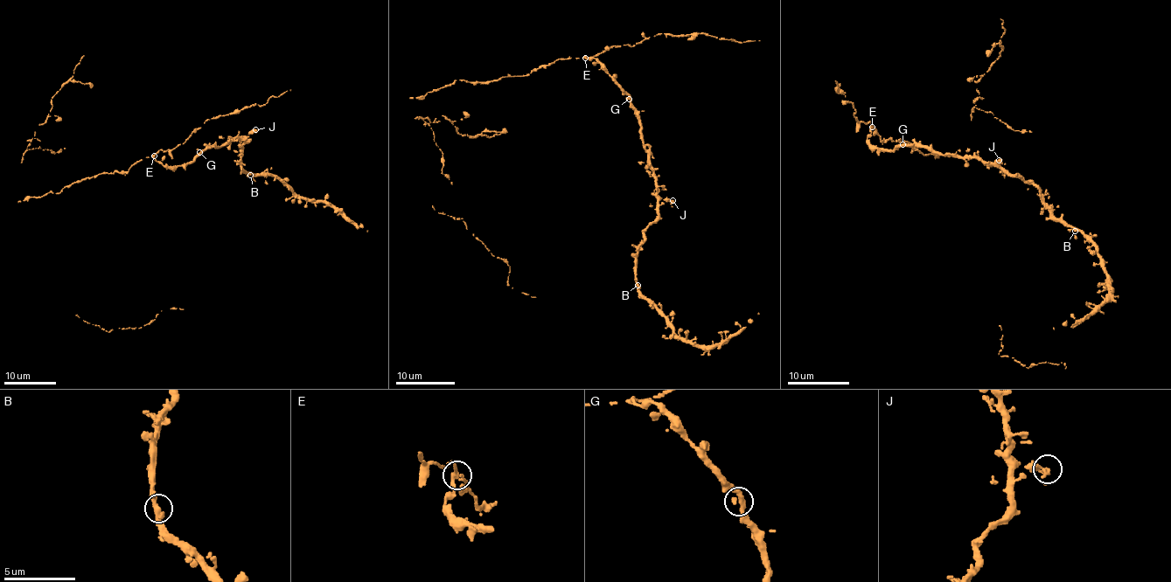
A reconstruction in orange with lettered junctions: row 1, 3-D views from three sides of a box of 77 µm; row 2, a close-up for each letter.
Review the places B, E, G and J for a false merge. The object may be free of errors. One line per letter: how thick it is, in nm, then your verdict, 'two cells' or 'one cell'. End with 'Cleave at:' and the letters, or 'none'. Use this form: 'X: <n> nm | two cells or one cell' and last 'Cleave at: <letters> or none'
B: 320 nm | one cell
E: 240 nm | two cells
G: 320 nm | one cell
J: 440 nm | one cell
Cleave at: E

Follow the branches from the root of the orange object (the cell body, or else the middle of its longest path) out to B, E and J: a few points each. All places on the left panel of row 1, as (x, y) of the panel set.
B: (202, 152), (212, 145), (221, 147), (244, 137), (247, 142), (240, 146), (240, 161), (243, 169), (250, 175)
E: (202, 152), (191, 162), (170, 168), (158, 162), (153, 155)
J: (202, 152), (212, 145), (221, 147), (231, 140), (240, 139), (255, 129)

